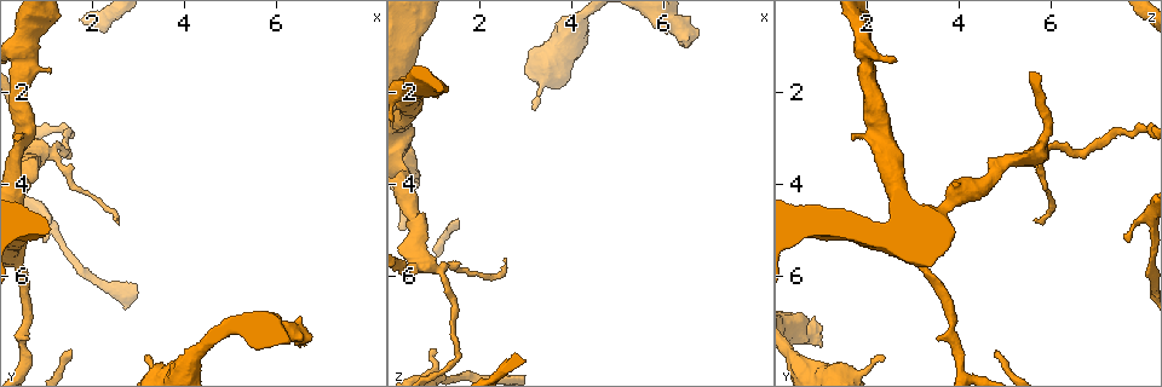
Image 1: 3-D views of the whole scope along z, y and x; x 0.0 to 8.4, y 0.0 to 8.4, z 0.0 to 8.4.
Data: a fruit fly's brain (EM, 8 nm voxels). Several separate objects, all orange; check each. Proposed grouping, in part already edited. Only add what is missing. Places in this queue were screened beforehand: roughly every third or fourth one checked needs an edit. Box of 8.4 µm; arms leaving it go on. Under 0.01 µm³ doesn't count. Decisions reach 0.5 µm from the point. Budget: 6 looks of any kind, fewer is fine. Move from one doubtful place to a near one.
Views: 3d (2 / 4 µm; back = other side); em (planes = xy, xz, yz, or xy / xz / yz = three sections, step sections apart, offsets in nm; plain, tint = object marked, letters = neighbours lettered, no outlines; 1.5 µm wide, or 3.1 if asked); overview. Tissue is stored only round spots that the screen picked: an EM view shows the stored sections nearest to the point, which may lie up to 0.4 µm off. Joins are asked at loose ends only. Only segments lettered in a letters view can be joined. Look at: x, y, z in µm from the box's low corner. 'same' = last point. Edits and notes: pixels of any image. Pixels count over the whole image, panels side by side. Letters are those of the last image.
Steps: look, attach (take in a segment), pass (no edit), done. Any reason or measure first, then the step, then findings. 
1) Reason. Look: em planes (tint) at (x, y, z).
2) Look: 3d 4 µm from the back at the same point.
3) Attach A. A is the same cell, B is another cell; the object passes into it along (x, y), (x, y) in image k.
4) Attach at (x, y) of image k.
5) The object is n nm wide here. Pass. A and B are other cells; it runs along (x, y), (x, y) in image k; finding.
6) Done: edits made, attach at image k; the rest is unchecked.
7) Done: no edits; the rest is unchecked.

Tapers out. Look: 3d 2 µm at (2.50, 4.75, 5.60).

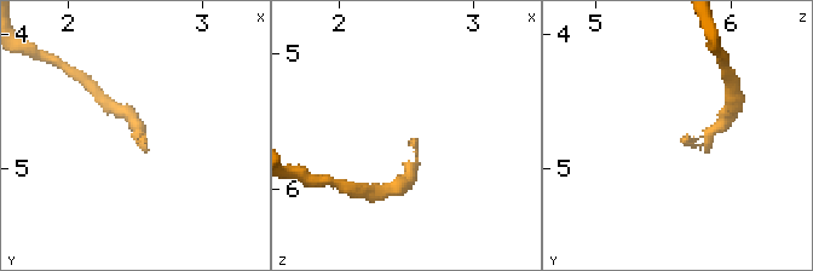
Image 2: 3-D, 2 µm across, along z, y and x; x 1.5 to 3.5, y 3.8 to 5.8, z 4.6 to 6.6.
Look: em xz step 4 (letters) at (2.56, 4.76, 5.64).

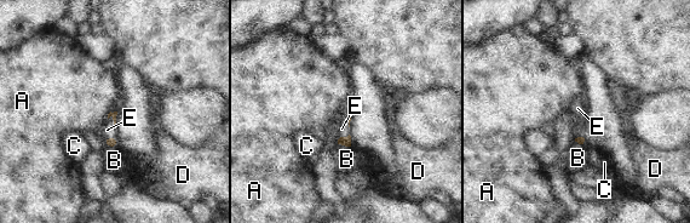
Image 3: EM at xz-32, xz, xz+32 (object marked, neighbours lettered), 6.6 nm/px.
Look: em planes (letters) at the same point.

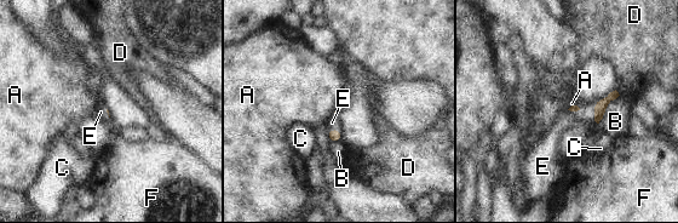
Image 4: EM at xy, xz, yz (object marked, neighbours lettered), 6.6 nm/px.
Attach E. E is the same cell, A, B, C, D and F are other cells; the object passes into it along (599, 106), (595, 114), (585, 116) in image 4; the neuron continues.

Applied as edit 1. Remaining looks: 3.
Look: overview.

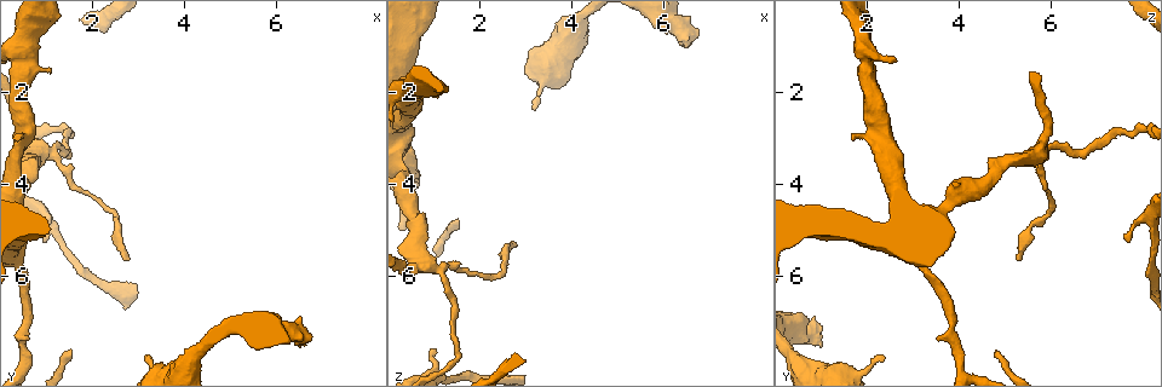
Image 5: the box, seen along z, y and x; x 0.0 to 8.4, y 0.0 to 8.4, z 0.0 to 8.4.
An open end. Look: 3d 4 µm at (0.90, 5.25, 7.70).

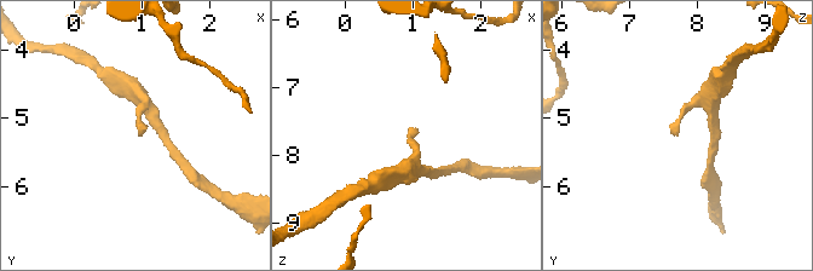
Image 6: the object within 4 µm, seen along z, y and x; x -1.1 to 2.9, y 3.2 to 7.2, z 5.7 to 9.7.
Look: em planes (letters) at (0.90, 5.20, 7.65).

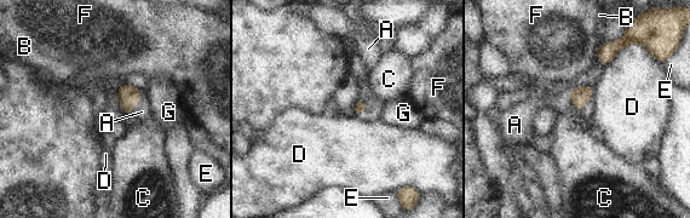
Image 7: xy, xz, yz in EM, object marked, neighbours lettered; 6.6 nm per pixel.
Attach A. A is the same cell, B, C, D, E, F and G are other cells; the object passes into it along (579, 96), (578, 110), (561, 103) in image 7; the neuron continues.

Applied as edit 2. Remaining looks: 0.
Done: edits made, attach at image 4, attach at image 7; the rest is unchecked.

